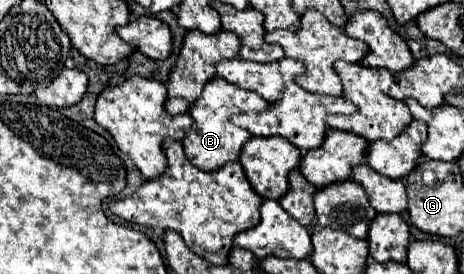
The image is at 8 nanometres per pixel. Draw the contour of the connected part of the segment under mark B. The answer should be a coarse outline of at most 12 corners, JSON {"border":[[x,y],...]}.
{"border":[[214,77],[190,105],[182,139],[204,171],[238,161],[250,133],[230,115],[266,111],[254,91]]}

